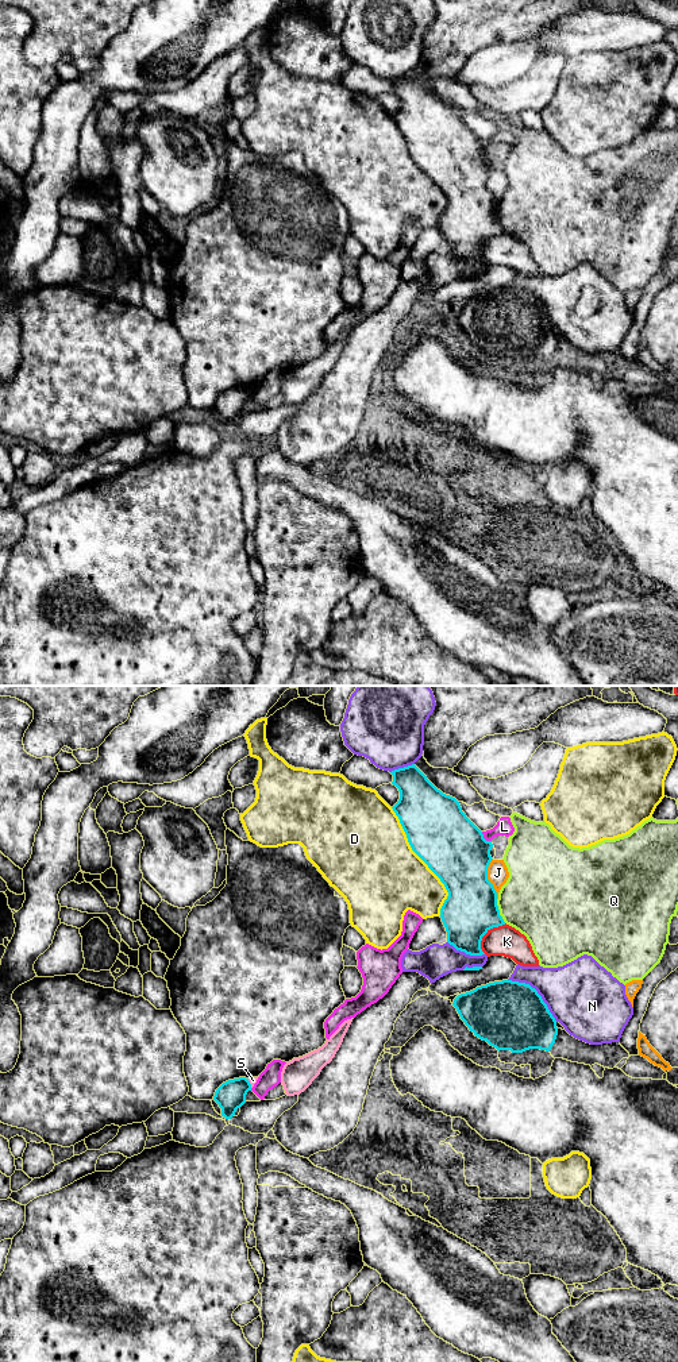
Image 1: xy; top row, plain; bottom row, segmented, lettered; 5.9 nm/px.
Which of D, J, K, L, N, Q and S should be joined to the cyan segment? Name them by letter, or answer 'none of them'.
none of them

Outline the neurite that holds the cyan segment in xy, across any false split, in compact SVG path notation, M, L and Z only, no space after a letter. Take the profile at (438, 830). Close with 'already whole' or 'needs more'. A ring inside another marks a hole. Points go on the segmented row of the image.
M415 764L390 773L392 784L400 791L400 799L392 809L408 842L448 892L440 908L447 942L470 956L485 954L481 949L482 937L490 929L505 925L497 906L497 892L488 880L488 867L493 860L492 841L484 838L482 832L462 811L459 802L438 790Z; already whole

